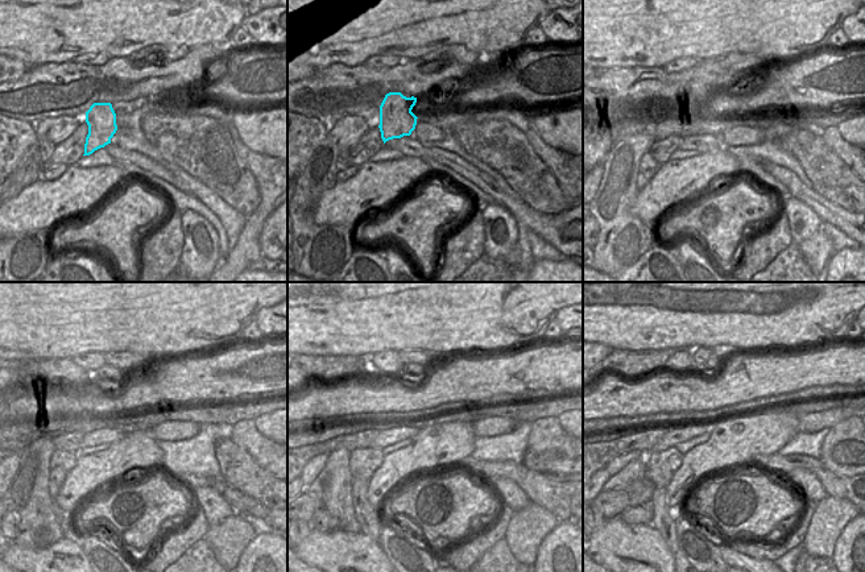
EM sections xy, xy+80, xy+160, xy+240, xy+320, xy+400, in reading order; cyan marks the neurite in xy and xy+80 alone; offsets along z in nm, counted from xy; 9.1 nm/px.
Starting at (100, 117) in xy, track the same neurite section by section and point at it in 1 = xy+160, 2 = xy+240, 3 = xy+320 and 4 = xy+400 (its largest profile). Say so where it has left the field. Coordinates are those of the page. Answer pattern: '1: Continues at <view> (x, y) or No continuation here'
1: Continues at xy+160 (695, 91)
2: Continues at xy+240 (106, 373)
3: Continues at xy+320 (413, 368)
4: Continues at xy+400 (714, 361)

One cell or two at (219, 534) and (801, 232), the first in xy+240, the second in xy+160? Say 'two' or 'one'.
two

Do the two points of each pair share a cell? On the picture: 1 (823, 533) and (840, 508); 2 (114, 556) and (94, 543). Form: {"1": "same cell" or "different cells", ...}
{"1": "same cell", "2": "same cell"}

